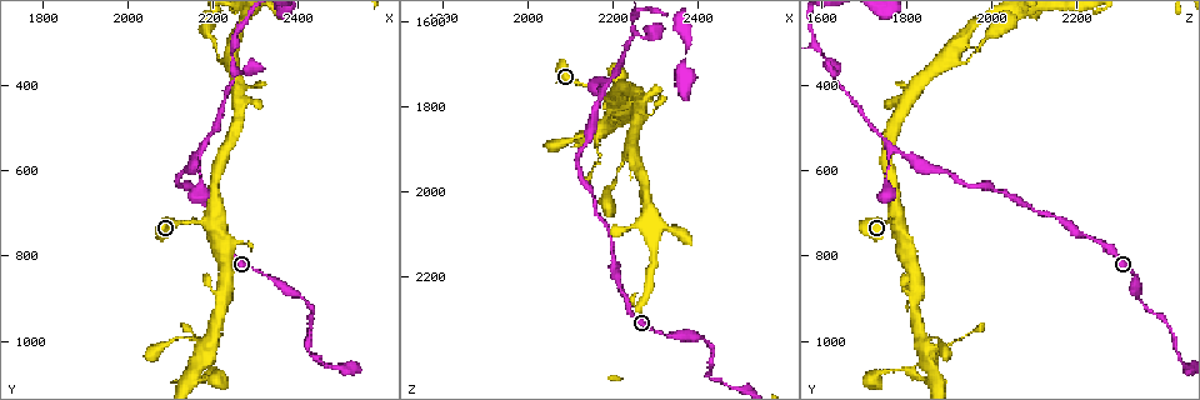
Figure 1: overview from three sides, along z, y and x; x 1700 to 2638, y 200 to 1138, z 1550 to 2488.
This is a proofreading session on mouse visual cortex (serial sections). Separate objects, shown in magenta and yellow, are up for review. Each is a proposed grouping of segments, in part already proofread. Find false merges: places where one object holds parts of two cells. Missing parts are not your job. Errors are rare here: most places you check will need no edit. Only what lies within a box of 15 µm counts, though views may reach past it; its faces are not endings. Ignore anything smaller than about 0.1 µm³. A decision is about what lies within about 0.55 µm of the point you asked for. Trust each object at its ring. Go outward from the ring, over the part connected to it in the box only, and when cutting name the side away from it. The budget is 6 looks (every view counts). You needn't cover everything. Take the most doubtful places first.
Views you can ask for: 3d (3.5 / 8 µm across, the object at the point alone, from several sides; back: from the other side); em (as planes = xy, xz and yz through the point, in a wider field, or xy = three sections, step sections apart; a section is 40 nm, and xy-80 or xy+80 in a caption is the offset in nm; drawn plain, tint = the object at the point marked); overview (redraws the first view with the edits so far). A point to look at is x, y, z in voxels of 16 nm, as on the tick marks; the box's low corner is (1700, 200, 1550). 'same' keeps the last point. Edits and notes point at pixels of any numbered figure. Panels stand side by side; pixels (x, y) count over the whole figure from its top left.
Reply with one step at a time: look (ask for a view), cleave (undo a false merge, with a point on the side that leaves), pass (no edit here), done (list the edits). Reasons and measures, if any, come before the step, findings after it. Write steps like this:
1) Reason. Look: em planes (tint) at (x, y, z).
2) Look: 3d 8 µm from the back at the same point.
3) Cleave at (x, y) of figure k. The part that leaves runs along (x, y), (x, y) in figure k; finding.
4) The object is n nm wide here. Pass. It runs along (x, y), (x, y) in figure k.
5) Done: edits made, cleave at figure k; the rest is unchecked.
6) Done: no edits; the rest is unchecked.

Small branch off a trunk. Look: 3d 3.5 µm at (2195, 710, 1775).

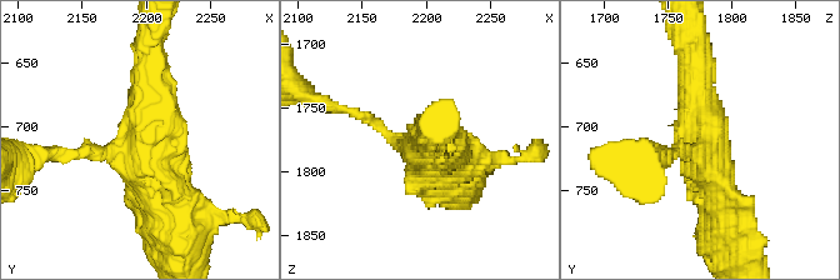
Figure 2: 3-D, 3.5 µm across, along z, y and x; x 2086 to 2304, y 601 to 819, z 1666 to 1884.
Need the tissue. Look: em planes (tint) at (2190, 716, 1780).

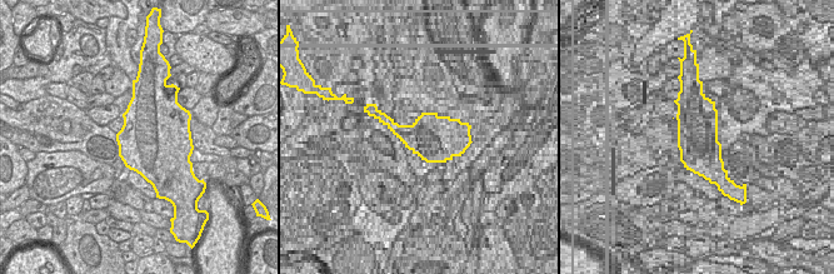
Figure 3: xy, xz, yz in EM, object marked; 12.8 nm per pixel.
3 arms meet here. Pass. It runs along (56, 153), (134, 149), (149, 69) in figure 2; all the same cell.

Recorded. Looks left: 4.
Small branch off a trunk. Look: 3d 3.5 µm at (2170, 555, 1770).

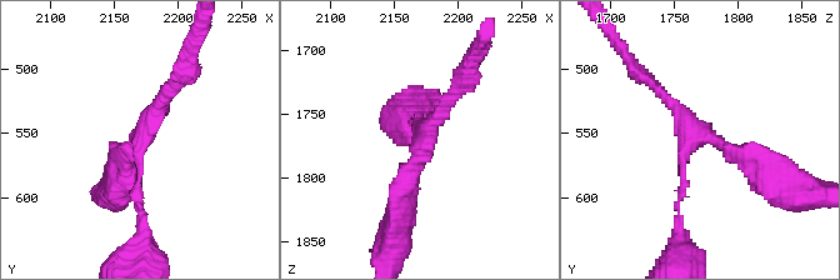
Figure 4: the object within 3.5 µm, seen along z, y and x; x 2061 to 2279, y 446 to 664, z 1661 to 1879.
Look: em xy step 1 (tint) at (2176, 548, 1770).

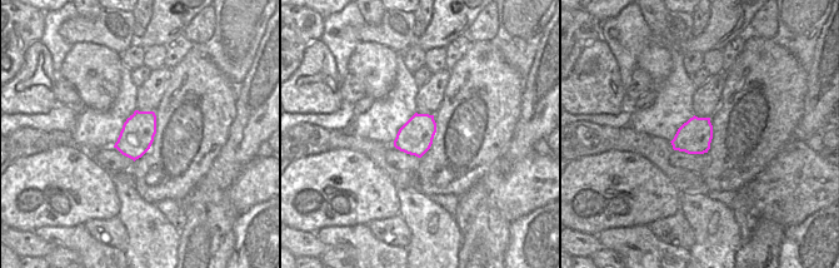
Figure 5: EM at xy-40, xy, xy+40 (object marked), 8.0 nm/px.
3 arms meet here. Pass. It runs along (761, 175), (698, 133), (644, 75) in figure 4; continuous, no second cell.

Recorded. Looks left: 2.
Look: 3d 3.5 µm at (2250, 370, 1635).

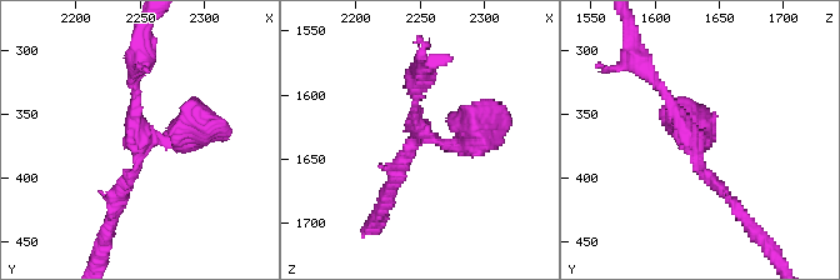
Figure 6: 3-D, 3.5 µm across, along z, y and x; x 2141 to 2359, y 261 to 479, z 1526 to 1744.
3 arms meet here; the arms are 150, 150, 400 nm wide. Look: em xy step 5 (tint) at (2250, 372, 1628).

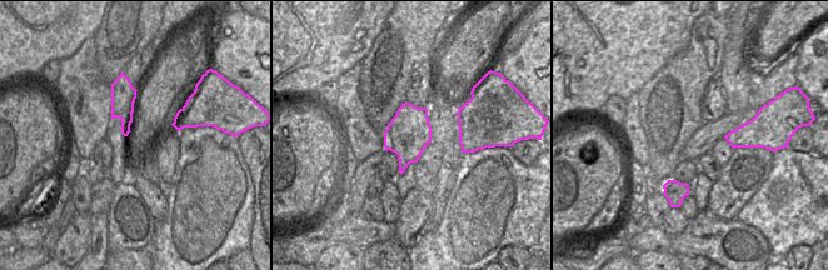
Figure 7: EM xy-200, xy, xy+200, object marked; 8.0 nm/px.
Pass. It runs along (118, 200), (140, 139), (201, 120) in figure 6; all the same cell.

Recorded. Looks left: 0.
Done: no edits; the rest is unchecked.

